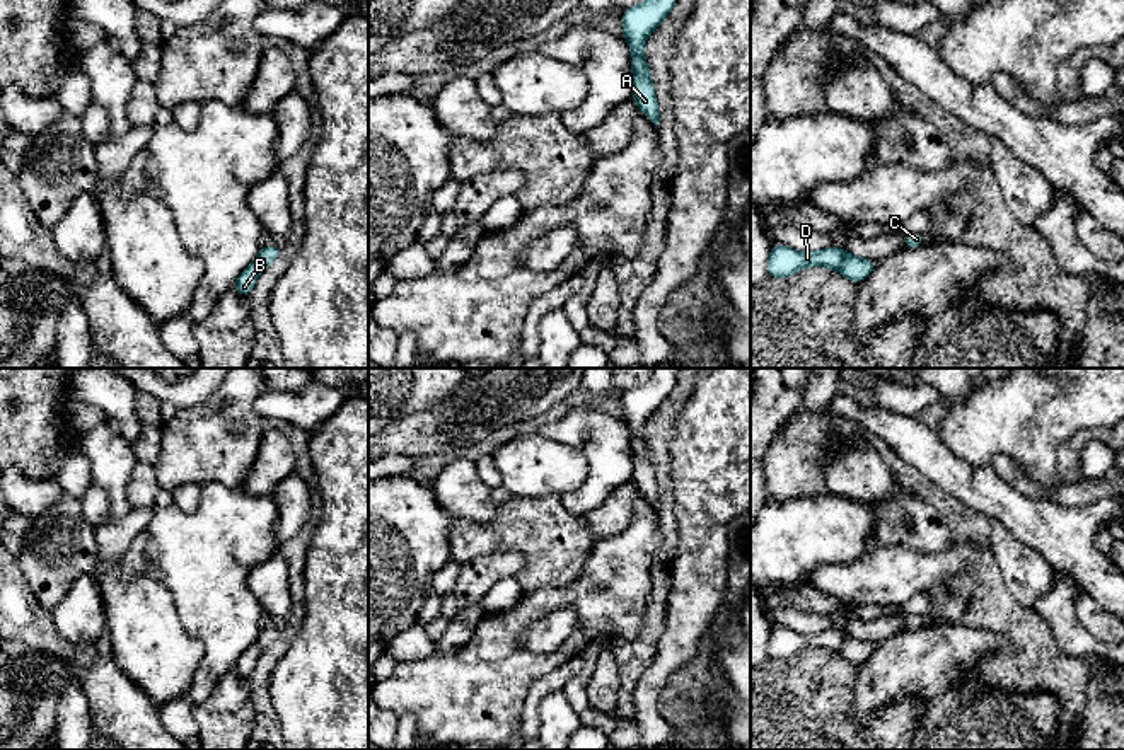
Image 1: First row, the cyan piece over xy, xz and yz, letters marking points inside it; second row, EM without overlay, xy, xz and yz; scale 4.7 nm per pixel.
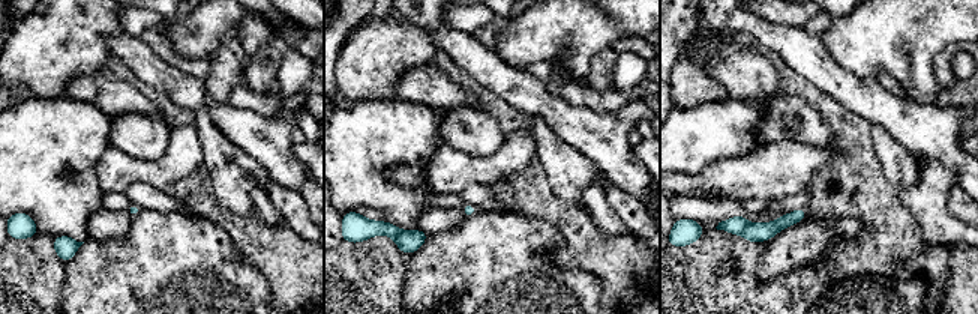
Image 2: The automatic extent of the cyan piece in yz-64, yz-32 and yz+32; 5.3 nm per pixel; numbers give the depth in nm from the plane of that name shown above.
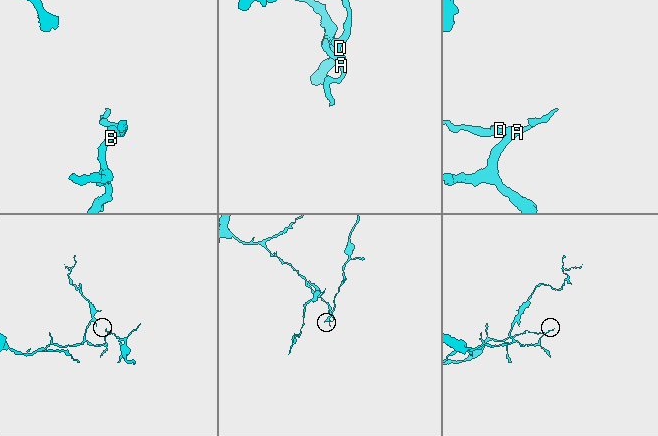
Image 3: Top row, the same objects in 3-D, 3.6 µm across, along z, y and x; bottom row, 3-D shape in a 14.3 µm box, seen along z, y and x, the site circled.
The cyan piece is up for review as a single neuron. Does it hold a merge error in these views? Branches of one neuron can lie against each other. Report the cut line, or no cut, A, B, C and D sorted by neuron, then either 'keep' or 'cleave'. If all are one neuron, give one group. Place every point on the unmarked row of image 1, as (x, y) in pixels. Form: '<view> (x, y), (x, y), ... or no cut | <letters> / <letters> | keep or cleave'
xz (633, 452), (648, 461) | A B C / D | cleave

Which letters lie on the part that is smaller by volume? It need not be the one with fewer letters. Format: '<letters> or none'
D

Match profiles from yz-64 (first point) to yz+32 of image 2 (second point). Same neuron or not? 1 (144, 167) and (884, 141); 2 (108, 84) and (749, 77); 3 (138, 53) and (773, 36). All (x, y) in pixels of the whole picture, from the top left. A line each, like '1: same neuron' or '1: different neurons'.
1: different neurons
2: same neuron
3: same neuron

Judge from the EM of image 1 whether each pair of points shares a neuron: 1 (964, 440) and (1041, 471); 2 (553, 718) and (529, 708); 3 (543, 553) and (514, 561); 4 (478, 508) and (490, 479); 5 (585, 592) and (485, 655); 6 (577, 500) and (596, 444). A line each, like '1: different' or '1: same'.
1: same
2: different
3: different
4: different
5: same
6: same

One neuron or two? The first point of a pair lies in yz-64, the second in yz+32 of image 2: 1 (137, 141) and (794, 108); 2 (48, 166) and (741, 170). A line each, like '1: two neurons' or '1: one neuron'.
1: one neuron
2: two neurons

